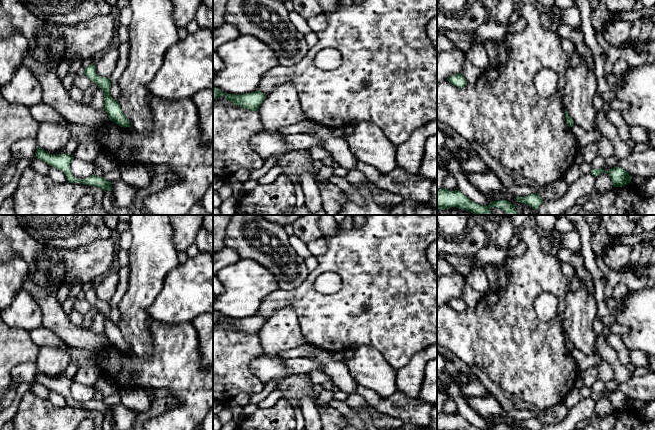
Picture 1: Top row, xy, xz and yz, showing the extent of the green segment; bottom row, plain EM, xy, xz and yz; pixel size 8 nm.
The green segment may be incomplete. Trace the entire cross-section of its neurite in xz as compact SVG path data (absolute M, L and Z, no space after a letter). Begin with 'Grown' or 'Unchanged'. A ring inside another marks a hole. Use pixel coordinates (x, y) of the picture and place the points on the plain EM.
Unchanged. M213 310L213 324L224 320L228 325L232 326L238 331L242 331L251 335L258 335L260 329L266 322L266 319L261 315L255 315L247 318L228 318L223 317L218 312Z

